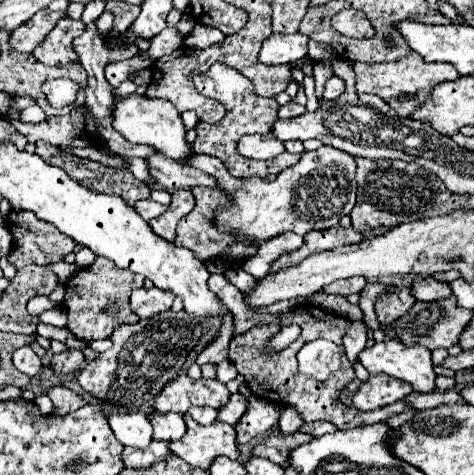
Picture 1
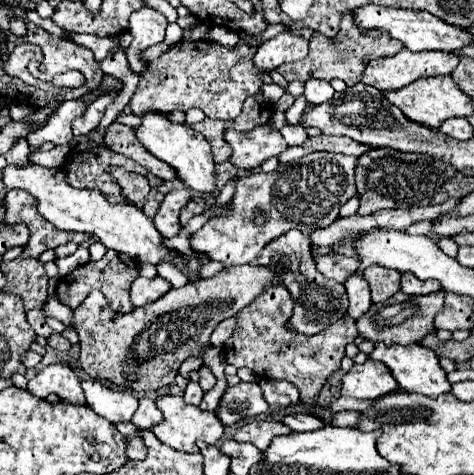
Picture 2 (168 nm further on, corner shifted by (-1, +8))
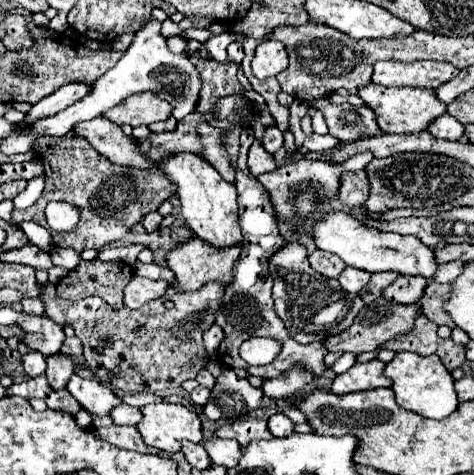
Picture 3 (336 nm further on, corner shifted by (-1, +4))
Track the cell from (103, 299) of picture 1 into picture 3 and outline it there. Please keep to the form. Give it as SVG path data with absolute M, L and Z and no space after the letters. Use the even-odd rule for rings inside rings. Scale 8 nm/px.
M80 260L80 264L56 284L56 294L66 300L100 296L112 308L124 306L124 288L132 280L132 268L124 262Z

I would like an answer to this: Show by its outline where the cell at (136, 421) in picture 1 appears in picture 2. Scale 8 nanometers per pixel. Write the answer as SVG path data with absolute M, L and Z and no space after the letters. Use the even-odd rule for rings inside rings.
M84 380L82 392L86 396L86 404L112 424L130 420L138 408L138 398L134 394L110 390L98 380Z

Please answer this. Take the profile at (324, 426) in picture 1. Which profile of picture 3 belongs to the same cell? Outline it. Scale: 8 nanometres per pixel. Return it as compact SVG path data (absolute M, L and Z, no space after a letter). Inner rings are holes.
M282 412L270 416L270 420L268 420L268 428L274 436L290 436L290 434L294 434L294 426L296 424Z

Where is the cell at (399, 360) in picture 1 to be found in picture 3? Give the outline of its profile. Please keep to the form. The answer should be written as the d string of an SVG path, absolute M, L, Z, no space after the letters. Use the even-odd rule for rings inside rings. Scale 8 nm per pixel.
M398 352L394 360L386 364L384 374L394 382L392 390L396 394L396 400L406 410L418 412L420 416L426 418L446 418L458 406L454 378L444 368L444 364L440 364L438 356L418 356L416 352Z

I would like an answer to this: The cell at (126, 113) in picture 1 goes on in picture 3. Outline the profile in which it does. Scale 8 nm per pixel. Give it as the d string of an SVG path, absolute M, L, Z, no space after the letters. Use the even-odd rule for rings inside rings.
M178 152L160 160L158 168L176 184L176 194L182 202L182 216L196 236L216 246L232 246L242 242L242 232L238 226L236 186L212 170L212 164L208 164L200 154Z

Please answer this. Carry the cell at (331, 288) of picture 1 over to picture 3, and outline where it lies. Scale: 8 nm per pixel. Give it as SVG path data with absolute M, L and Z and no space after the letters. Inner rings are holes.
M316 250L314 254L308 256L308 260L310 260L310 266L326 278L338 278L340 272L346 268L344 260L340 260L336 254L324 252L324 250Z

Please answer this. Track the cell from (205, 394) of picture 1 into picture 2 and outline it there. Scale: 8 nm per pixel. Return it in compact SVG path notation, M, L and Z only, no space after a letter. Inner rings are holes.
M204 364L198 368L198 374L200 374L198 384L202 386L202 390L204 390L204 392L212 390L212 388L214 388L214 384L216 384L216 376L214 376L214 374L204 366Z

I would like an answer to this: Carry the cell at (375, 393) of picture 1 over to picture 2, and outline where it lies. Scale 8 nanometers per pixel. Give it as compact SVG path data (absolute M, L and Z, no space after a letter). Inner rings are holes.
M368 358L364 364L354 364L344 376L340 394L352 396L360 400L374 400L388 392L394 392L398 388L396 380L390 376L388 368L372 358Z

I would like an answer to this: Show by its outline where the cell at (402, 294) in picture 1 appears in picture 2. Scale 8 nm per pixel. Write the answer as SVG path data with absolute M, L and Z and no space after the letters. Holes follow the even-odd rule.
M370 266L364 270L364 276L372 290L372 302L384 302L400 290L400 272L396 270Z

